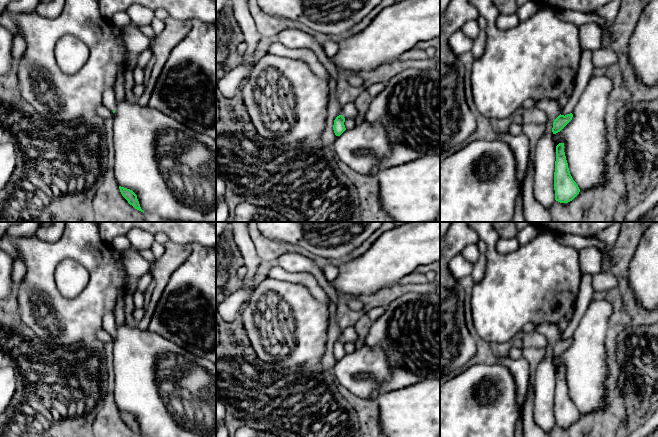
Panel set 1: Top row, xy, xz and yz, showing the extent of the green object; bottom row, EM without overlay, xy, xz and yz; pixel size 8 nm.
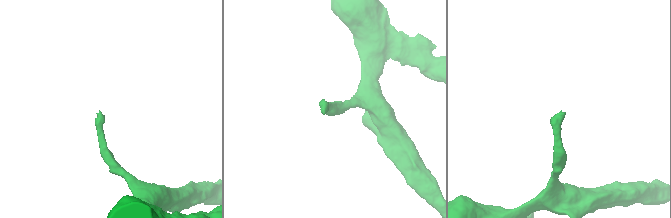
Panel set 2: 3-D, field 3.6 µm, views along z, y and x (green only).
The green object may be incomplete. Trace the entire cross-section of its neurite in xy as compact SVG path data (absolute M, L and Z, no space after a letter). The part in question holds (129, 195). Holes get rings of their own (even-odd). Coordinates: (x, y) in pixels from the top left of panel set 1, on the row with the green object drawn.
M119 186L119 189L122 196L128 201L130 205L132 205L135 209L144 213L144 211L140 207L139 201L137 199L137 195L132 190L121 186Z

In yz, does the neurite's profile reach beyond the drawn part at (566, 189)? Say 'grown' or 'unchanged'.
unchanged

